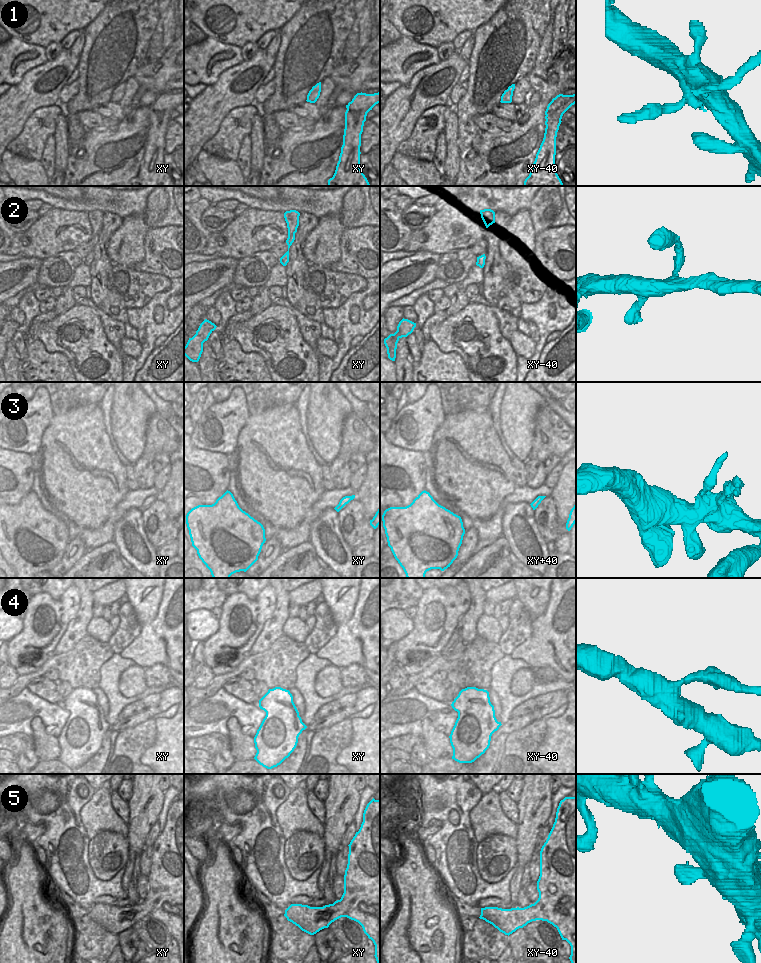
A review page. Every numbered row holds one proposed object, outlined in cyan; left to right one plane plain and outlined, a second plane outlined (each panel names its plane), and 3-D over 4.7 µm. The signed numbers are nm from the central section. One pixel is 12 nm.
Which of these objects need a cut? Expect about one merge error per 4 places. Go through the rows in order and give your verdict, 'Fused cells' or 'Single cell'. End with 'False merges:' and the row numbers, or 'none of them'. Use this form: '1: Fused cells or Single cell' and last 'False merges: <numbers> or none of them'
1: Fused cells
2: Single cell
3: Single cell
4: Single cell
5: Single cell
False merges: 1.

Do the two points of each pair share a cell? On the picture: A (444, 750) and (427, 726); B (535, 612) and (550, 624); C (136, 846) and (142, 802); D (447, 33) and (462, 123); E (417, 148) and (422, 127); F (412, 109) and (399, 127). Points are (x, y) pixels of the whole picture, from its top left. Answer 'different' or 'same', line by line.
A: same
B: different
C: same
D: different
E: same
F: same

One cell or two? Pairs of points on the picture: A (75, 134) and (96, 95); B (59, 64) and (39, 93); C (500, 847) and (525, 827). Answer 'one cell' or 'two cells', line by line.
A: one cell
B: one cell
C: two cells

